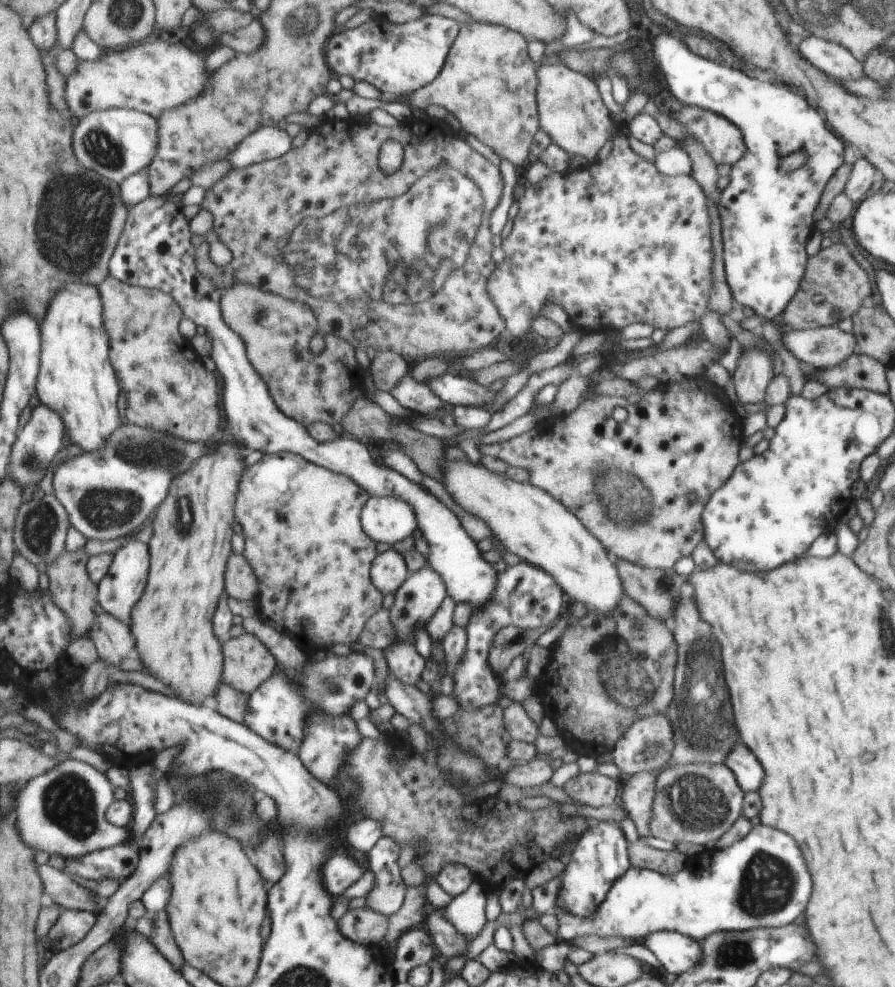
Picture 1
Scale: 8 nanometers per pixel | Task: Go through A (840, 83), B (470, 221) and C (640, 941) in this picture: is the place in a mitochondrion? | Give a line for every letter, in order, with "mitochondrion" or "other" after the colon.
A: other
B: mitochondrion
C: other

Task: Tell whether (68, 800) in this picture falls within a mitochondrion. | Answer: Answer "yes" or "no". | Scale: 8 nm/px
yes

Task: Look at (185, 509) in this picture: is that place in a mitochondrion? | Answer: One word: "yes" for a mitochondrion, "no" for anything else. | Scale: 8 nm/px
yes

